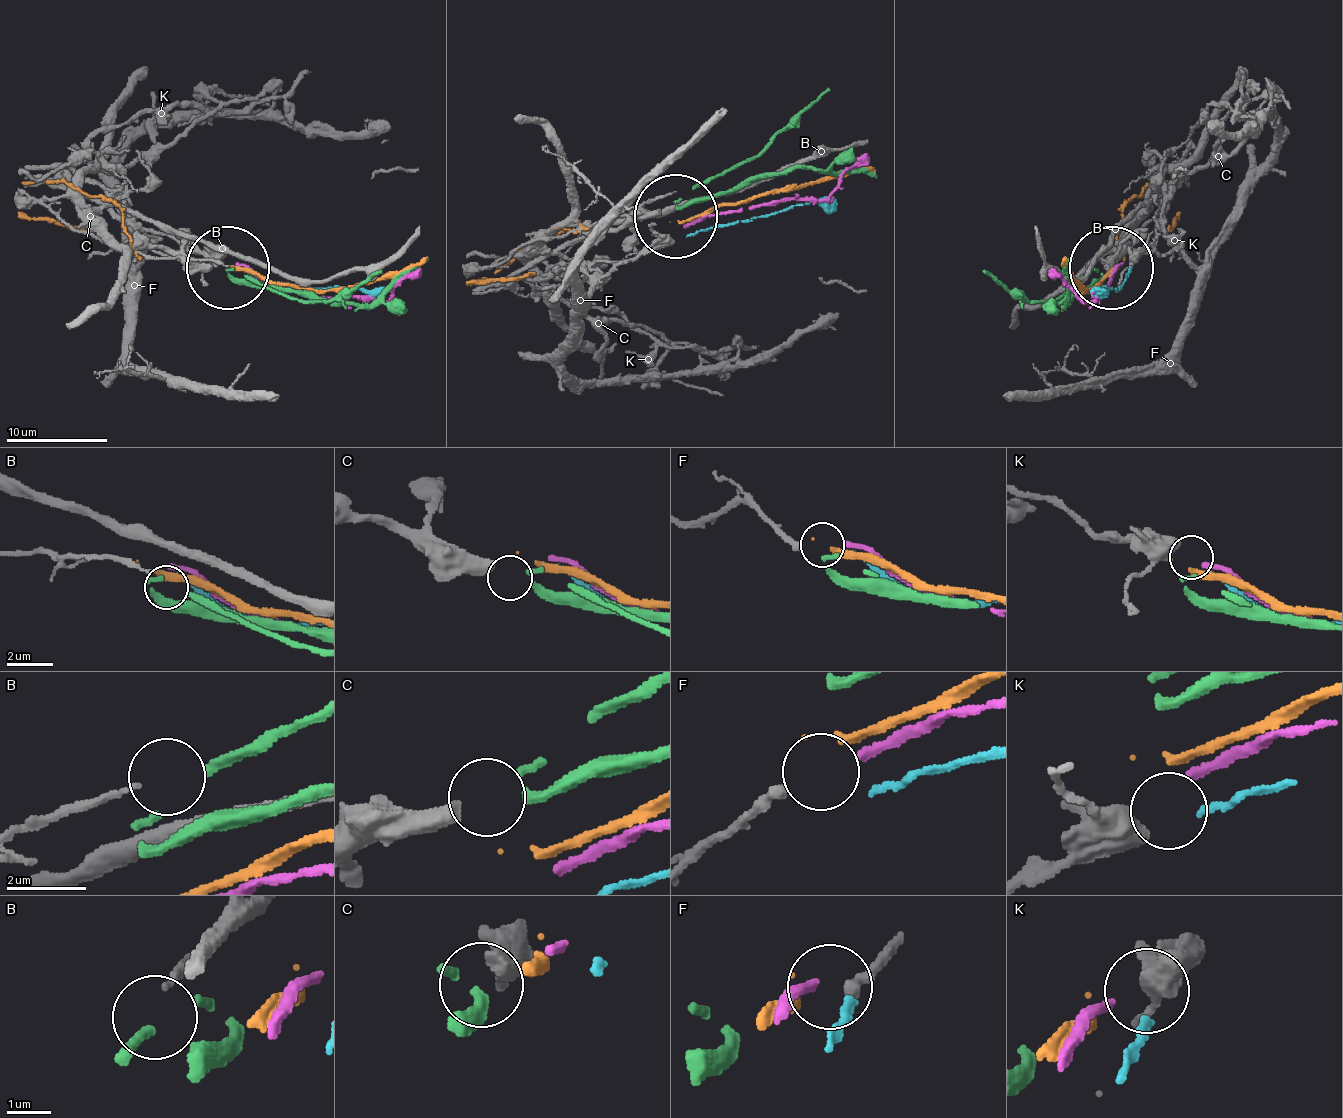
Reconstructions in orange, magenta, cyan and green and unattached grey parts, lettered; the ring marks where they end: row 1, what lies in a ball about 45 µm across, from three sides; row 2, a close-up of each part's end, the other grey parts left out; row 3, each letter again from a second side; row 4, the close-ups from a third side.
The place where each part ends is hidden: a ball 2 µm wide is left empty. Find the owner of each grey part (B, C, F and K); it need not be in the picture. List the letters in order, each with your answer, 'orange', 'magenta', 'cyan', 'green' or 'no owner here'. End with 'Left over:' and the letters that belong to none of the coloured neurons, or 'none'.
B: no owner here
C: green
F: magenta
K: cyan
Left over: B

